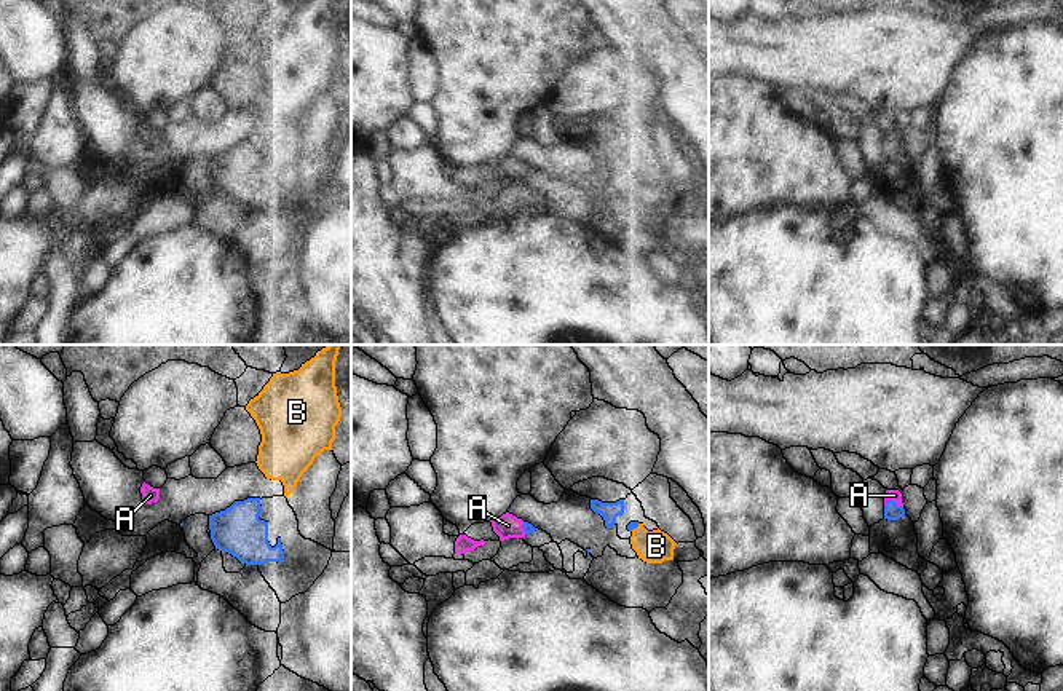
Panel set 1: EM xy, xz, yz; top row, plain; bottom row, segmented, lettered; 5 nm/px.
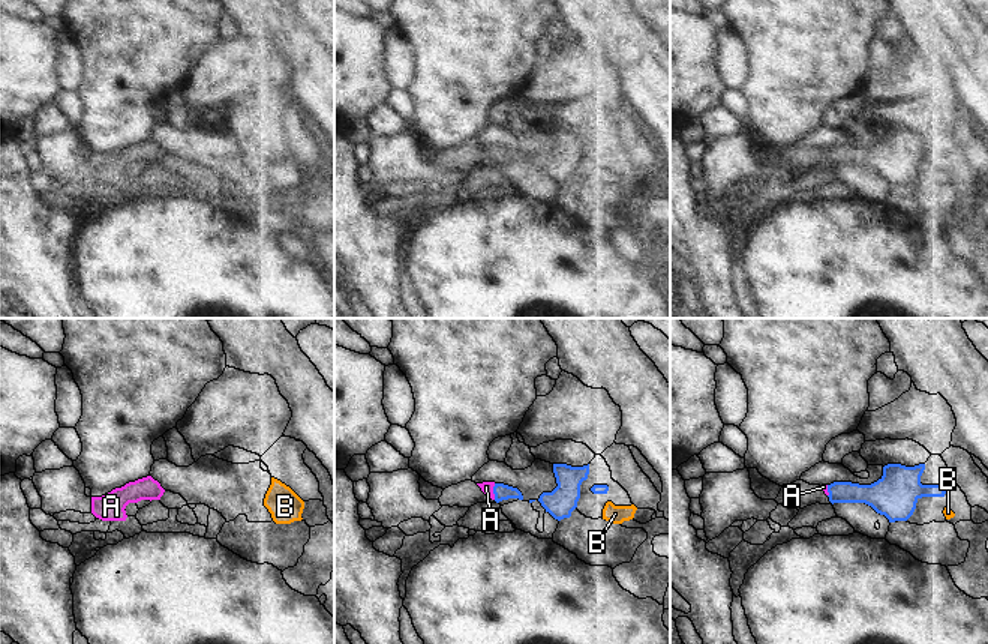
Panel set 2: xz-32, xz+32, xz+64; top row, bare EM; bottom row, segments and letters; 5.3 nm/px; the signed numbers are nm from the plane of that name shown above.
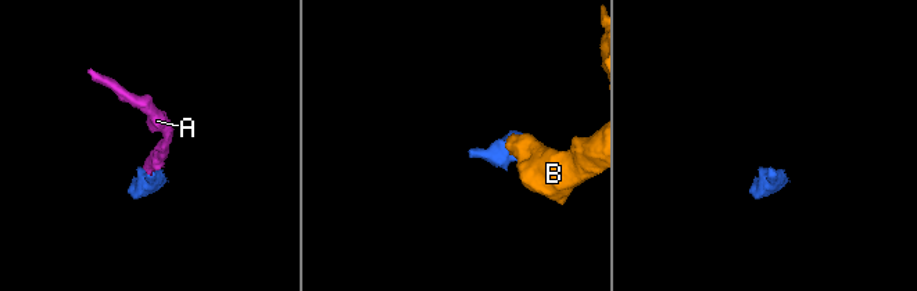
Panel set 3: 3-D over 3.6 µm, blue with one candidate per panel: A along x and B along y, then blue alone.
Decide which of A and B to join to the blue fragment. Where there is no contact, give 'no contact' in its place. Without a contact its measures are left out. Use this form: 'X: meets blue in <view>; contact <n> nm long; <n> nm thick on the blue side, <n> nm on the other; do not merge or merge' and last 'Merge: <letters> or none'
A: meets blue in yz; contact 100 nm long; 80 nm thick on the blue side, 60 nm on the other; merge
B: meets blue in xz; contact 60 nm long; 40 nm thick on the blue side, 160 nm on the other; do not merge
Merge: A

